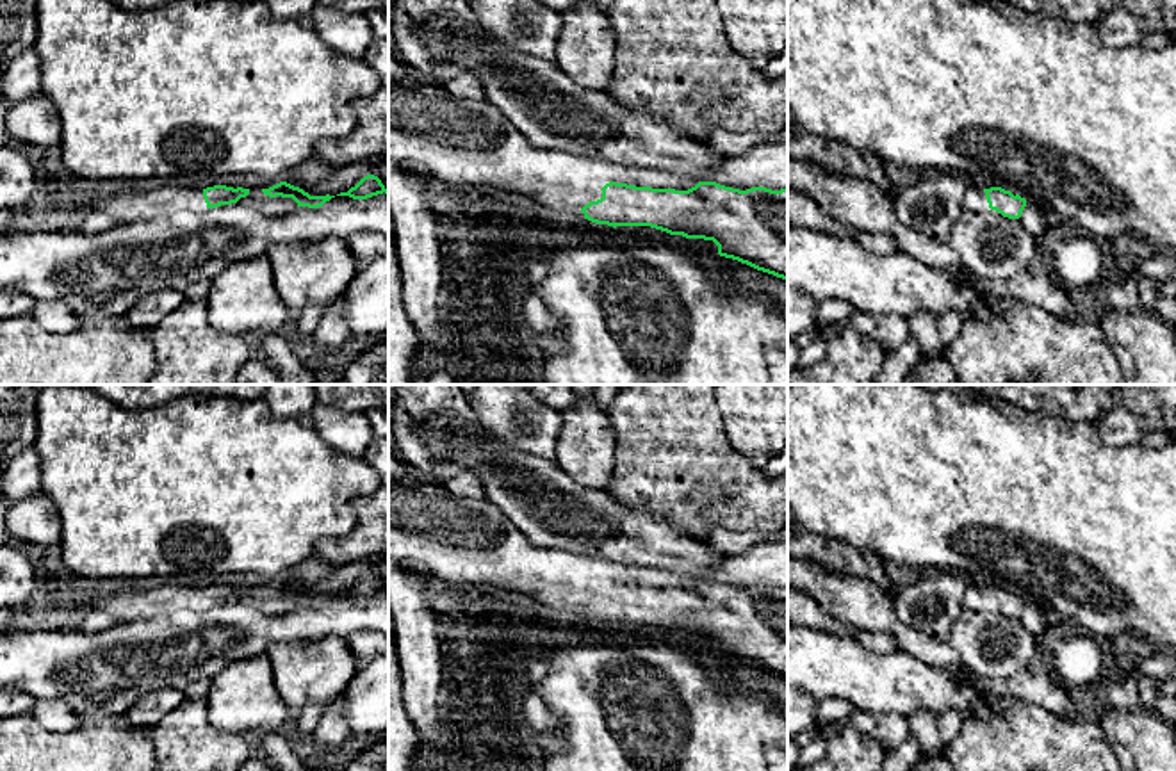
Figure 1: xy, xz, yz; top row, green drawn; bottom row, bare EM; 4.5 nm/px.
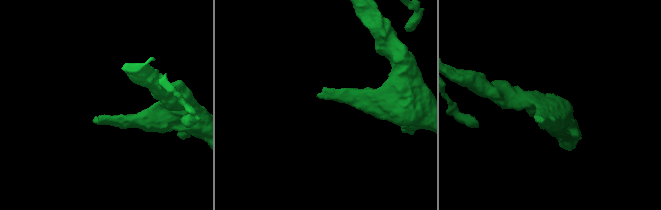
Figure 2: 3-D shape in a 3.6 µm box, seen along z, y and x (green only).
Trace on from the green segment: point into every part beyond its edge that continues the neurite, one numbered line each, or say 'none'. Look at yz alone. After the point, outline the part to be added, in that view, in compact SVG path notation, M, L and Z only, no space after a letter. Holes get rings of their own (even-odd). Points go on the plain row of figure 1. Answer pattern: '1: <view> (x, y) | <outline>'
1: yz (975, 599) | M969 582L966 589L962 605L964 609L973 609L973 611L991 609L984 588L973 582Z

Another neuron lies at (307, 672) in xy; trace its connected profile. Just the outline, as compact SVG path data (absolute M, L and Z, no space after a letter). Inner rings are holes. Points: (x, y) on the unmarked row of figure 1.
M344 637L278 643L265 650L274 686L292 714L306 703L326 707L342 694L358 670Z

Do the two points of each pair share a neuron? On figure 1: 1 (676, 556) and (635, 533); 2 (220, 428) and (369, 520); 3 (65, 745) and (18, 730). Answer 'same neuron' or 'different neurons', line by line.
1: same neuron
2: different neurons
3: same neuron

